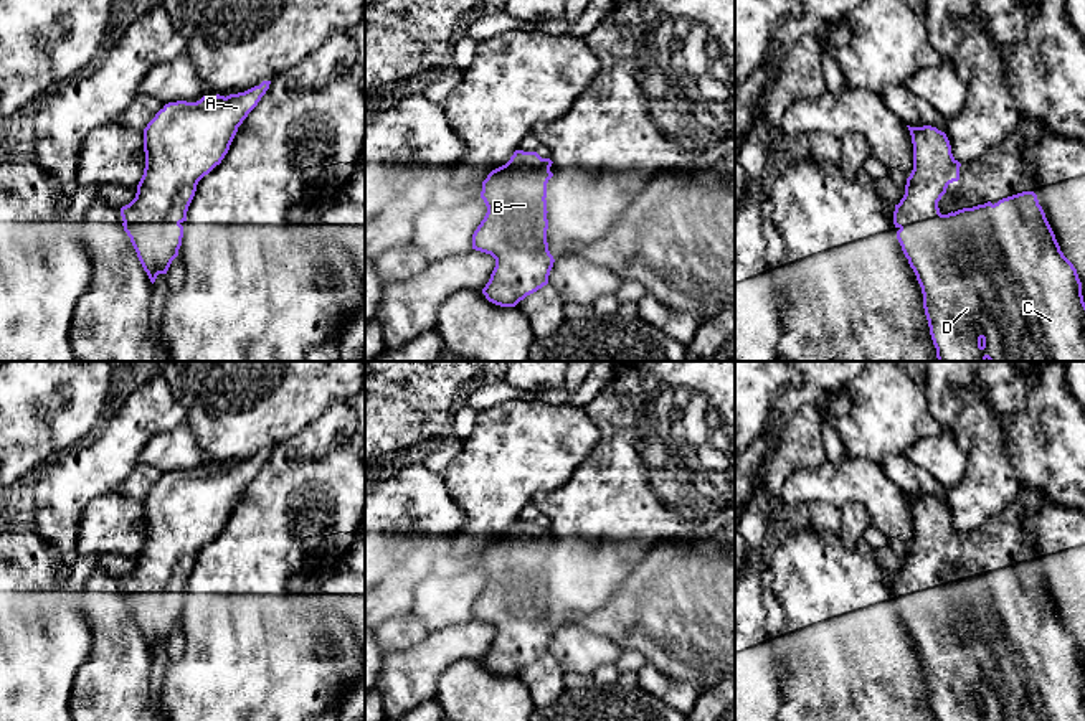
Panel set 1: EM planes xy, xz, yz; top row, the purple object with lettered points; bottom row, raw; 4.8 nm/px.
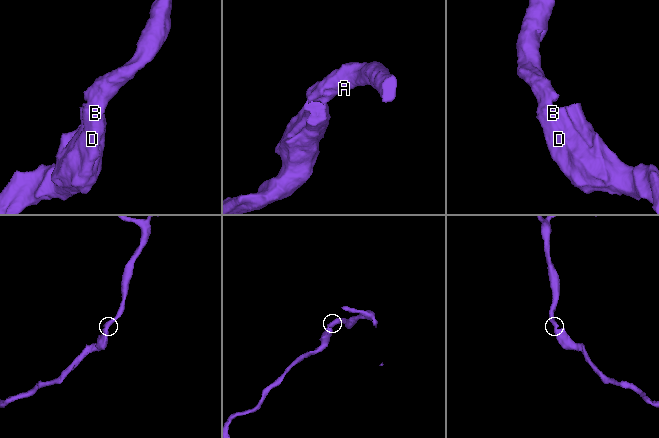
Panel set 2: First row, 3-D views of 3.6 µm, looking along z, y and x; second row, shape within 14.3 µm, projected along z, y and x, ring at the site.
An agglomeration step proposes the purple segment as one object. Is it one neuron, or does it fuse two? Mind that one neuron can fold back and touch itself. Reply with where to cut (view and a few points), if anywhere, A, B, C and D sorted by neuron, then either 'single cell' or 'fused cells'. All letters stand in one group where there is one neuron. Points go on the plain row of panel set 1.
no cut; A B C D; single cell

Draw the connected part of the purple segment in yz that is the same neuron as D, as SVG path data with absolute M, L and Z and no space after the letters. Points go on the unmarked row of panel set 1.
M931 495L907 497L913 513L913 540L907 548L903 568L898 574L895 574L893 594L898 599L897 609L902 615L902 620L922 657L923 678L936 721L1085 721L1085 672L1082 665L1082 652L1073 634L1060 620L1045 582L1039 574L1037 564L1034 561L1022 561L1002 568L994 574L988 571L984 574L941 584L938 571L946 563L948 554L959 549L961 533L953 526L950 510L945 502Z

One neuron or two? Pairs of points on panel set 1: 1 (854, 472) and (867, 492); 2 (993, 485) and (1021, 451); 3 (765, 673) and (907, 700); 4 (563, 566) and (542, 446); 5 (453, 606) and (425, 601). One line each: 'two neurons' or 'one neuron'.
1: one neuron
2: two neurons
3: two neurons
4: two neurons
5: one neuron

